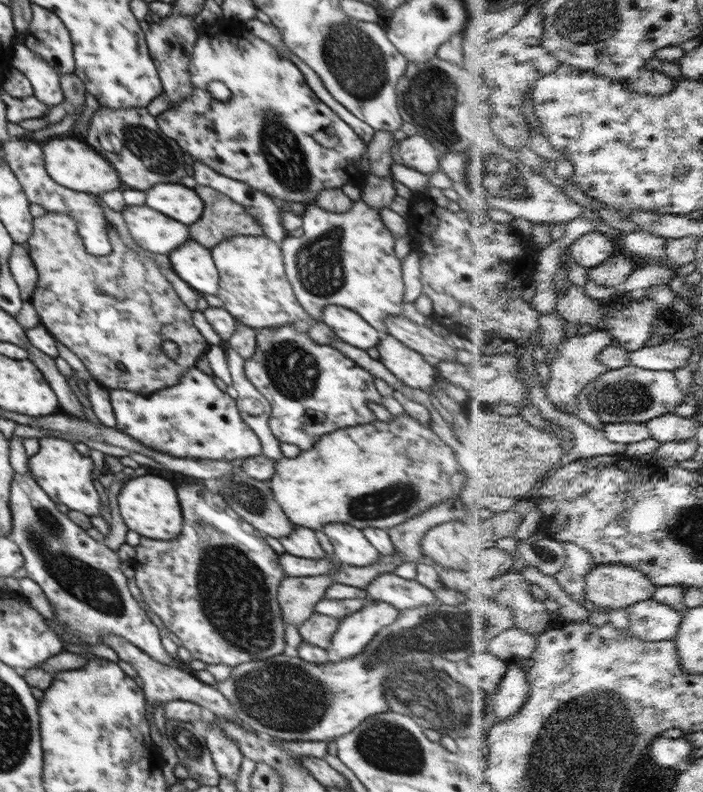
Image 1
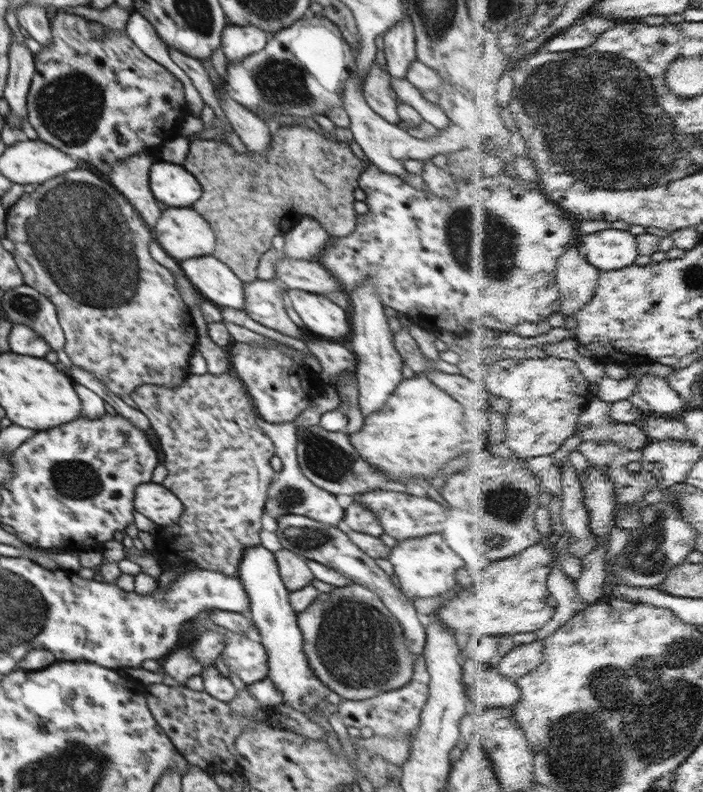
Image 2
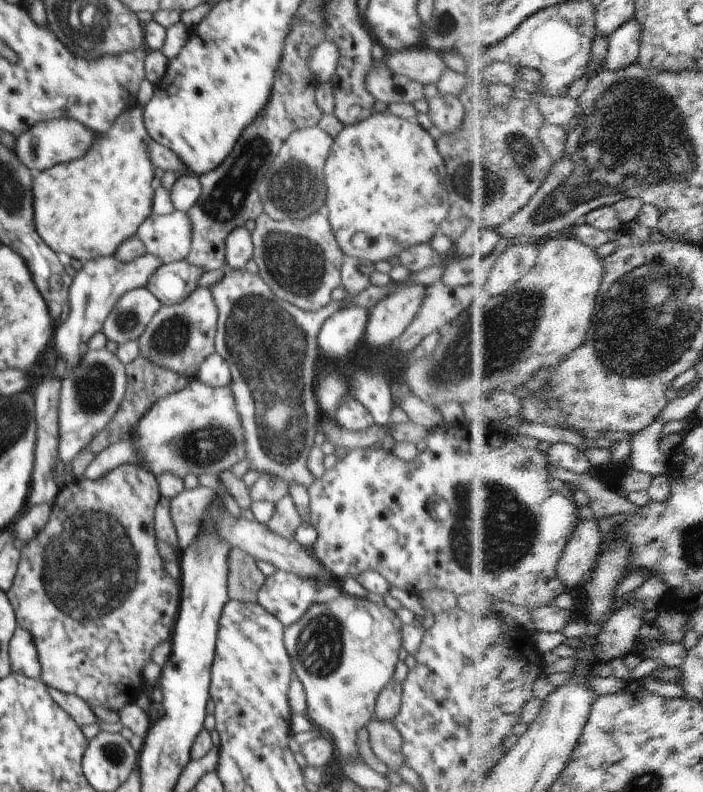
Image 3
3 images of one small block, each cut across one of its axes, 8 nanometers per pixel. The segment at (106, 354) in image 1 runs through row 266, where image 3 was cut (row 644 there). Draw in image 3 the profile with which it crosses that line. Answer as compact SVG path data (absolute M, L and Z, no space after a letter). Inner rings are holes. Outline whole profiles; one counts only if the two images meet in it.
M125 464L119 466L109 472L106 476L99 478L98 480L90 480L85 476L82 476L80 479L72 480L68 482L68 484L64 485L61 488L61 491L57 494L55 498L55 502L51 506L51 514L48 520L48 523L34 538L32 538L29 542L25 544L25 546L21 549L21 559L19 562L19 567L17 568L17 575L15 576L13 585L7 590L6 594L8 600L11 602L13 609L15 610L17 625L19 627L25 628L34 639L34 644L36 645L39 661L41 662L41 675L39 680L42 681L48 688L58 689L64 694L77 694L86 702L89 706L101 706L102 708L107 708L112 711L119 711L123 709L126 705L132 704L136 698L138 698L138 694L140 694L140 690L142 690L142 686L144 688L147 684L144 684L144 676L142 676L142 670L144 670L144 666L148 664L151 660L152 650L158 646L161 642L165 640L170 641L170 634L172 634L172 628L174 622L177 620L178 614L178 604L180 604L180 588L178 588L178 584L176 584L176 580L174 578L170 578L170 574L166 573L166 568L164 568L164 559L160 557L160 552L158 551L157 536L155 533L155 508L158 504L158 501L162 498L161 492L159 489L159 484L157 478L146 469L141 468L140 465L135 464Z

